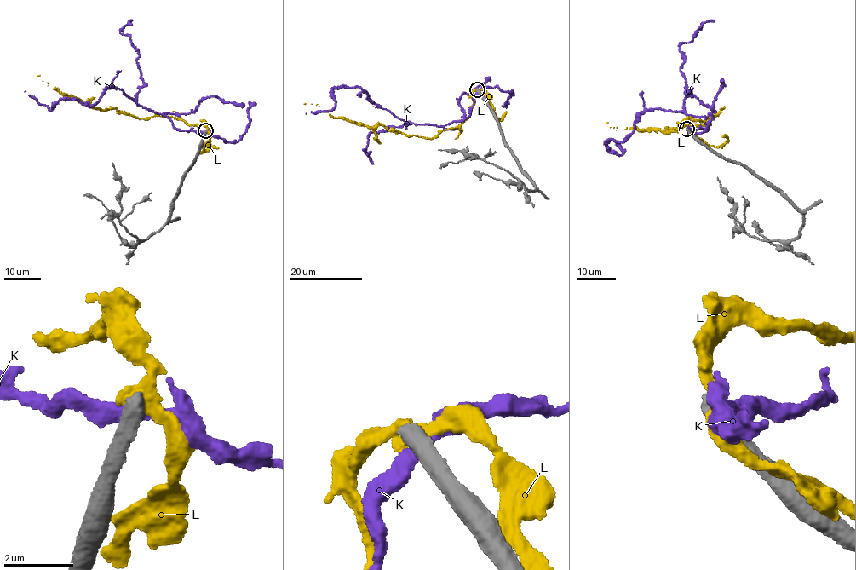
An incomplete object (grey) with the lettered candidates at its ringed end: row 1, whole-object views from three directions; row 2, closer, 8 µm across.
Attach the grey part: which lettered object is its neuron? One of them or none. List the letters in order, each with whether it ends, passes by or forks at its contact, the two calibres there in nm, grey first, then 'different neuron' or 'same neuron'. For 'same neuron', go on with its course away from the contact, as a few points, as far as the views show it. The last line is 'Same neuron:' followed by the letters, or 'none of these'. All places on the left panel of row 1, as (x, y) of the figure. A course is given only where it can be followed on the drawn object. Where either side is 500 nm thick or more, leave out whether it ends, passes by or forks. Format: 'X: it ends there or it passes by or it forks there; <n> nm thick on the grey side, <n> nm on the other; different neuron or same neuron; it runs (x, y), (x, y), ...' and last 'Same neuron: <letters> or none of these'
K: 600 nm thick on the grey side, 360 nm on the other; different neuron
L: 500 nm thick on the grey side, 320 nm on the other; different neuron
Same neuron: none of these

